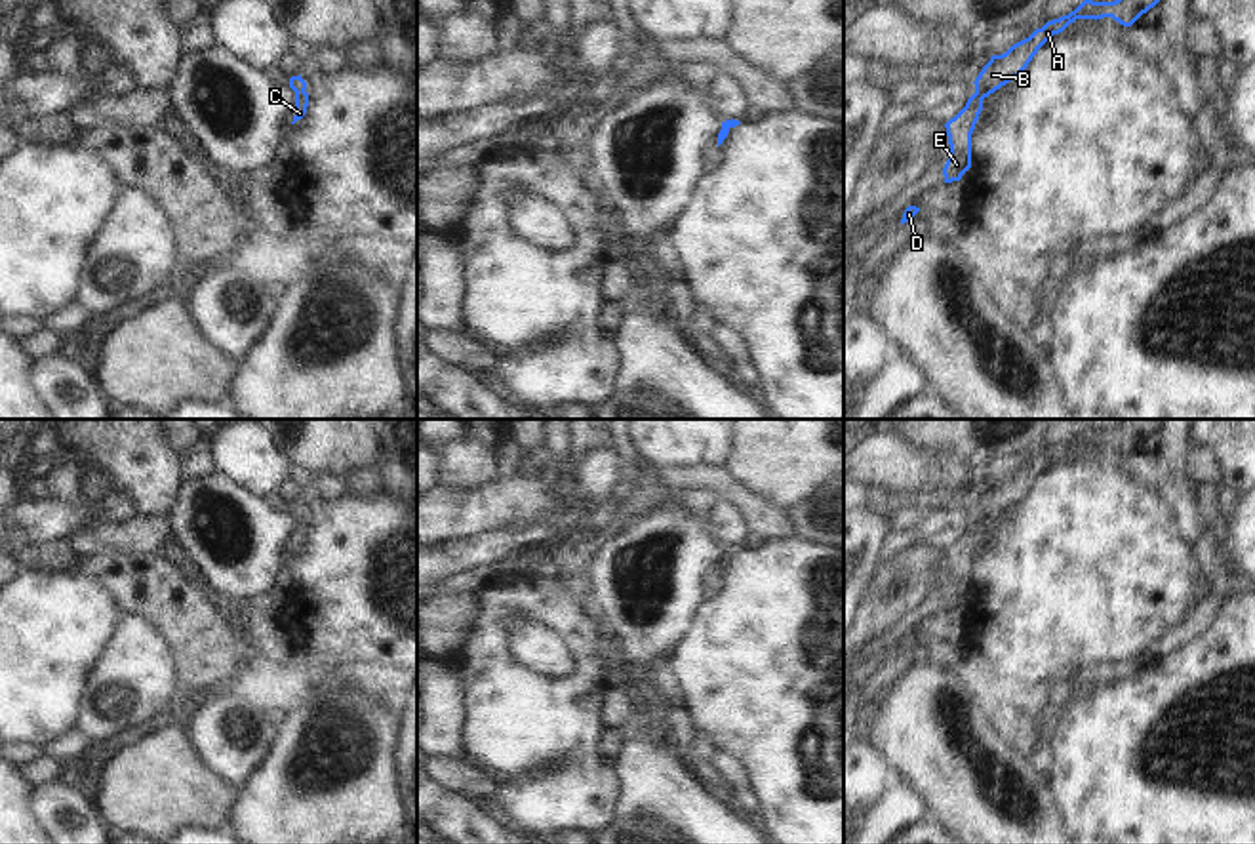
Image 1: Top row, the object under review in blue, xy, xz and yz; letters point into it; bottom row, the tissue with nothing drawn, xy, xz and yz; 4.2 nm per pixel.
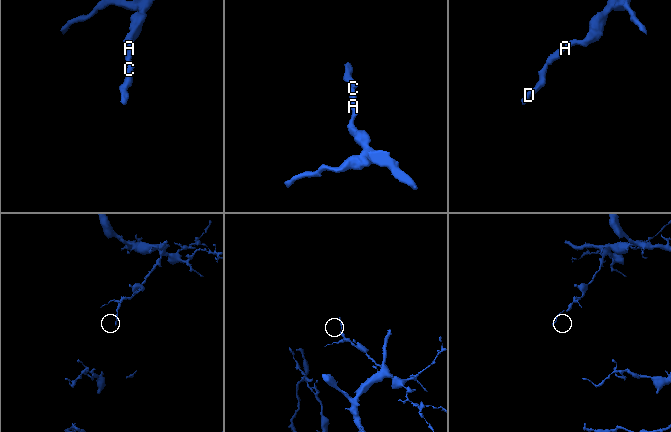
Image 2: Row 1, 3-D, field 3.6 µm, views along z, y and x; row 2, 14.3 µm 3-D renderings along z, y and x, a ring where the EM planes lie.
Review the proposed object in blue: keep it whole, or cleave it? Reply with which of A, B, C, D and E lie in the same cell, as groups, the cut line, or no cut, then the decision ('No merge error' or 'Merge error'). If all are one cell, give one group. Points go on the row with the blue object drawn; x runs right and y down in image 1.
Groups: A B C D E. No split. No merge error

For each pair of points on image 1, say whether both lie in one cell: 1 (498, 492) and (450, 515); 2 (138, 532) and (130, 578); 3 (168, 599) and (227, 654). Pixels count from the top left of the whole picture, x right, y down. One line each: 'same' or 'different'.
1: same
2: different
3: same

